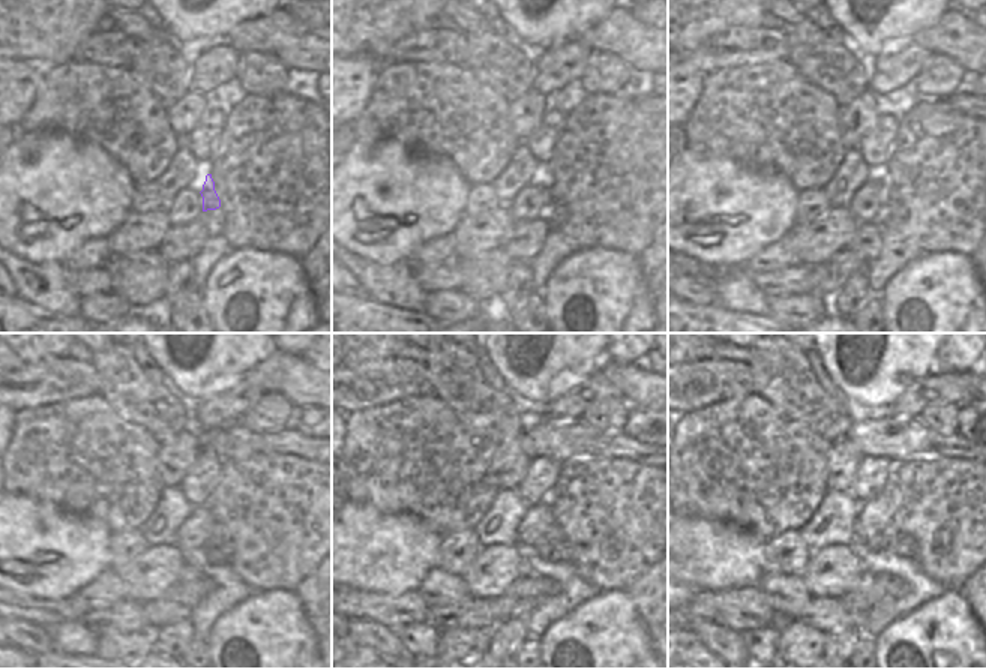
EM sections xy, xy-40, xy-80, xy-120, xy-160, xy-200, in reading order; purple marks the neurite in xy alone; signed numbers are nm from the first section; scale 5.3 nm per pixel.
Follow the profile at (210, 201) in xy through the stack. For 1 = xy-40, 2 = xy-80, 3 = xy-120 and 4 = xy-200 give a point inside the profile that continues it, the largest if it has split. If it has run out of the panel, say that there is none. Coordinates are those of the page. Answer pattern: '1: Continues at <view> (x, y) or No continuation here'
1: Continues at xy-40 (547, 182)
2: Continues at xy-80 (892, 197)
3: Continues at xy-120 (218, 534)
4: Continues at xy-200 (890, 533).

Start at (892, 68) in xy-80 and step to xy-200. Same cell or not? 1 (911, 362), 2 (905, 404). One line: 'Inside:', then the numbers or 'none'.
Inside: 2

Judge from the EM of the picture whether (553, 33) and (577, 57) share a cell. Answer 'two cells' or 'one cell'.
two cells

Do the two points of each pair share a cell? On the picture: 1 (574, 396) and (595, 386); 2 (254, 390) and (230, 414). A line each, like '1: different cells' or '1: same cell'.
1: same cell
2: same cell

